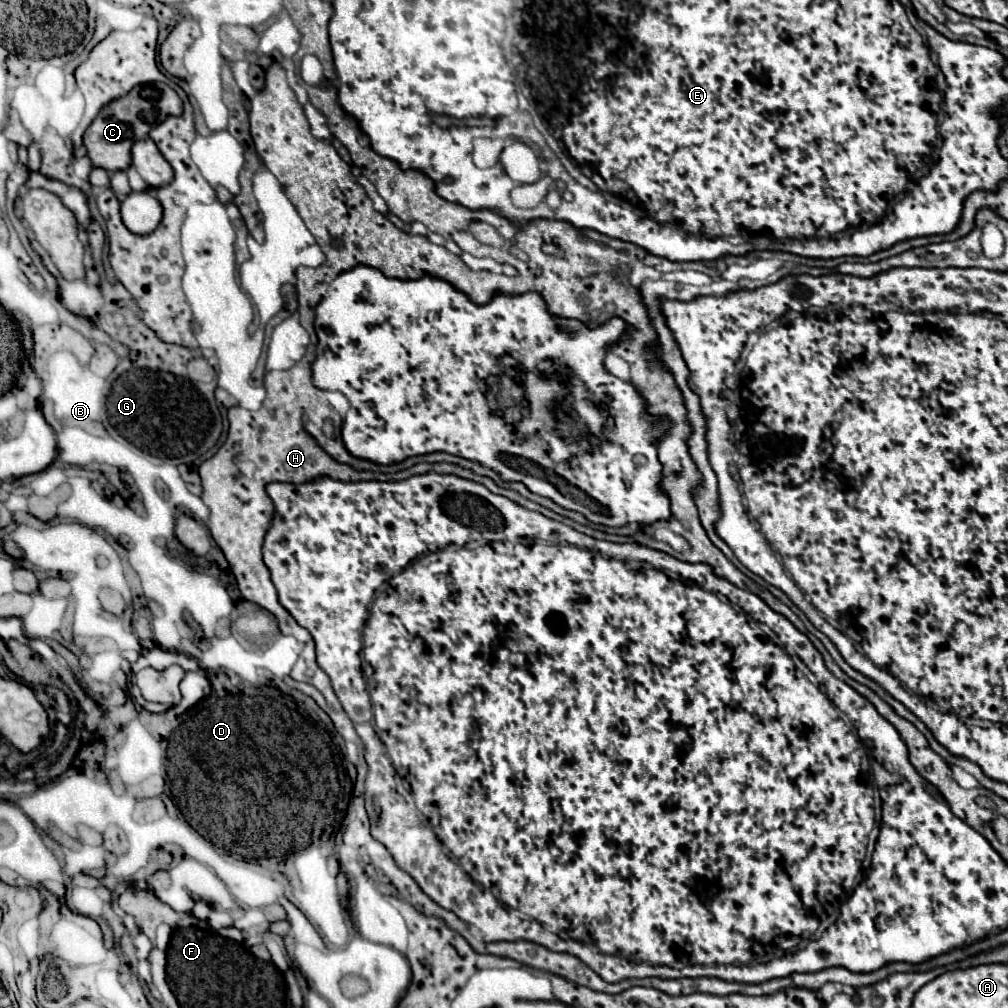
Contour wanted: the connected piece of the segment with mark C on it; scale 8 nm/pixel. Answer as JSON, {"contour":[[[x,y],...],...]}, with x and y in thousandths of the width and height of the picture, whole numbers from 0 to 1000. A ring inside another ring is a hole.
{"contour":[[[152,81],[152,83],[132,85],[124,95],[104,103],[96,113],[96,117],[90,121],[90,125],[84,129],[82,143],[86,147],[86,157],[90,159],[90,165],[102,167],[106,171],[126,169],[130,163],[130,143],[146,137],[148,129],[160,123],[164,117],[180,113],[182,113],[182,101],[174,93],[174,89],[168,87],[166,83]]]}

